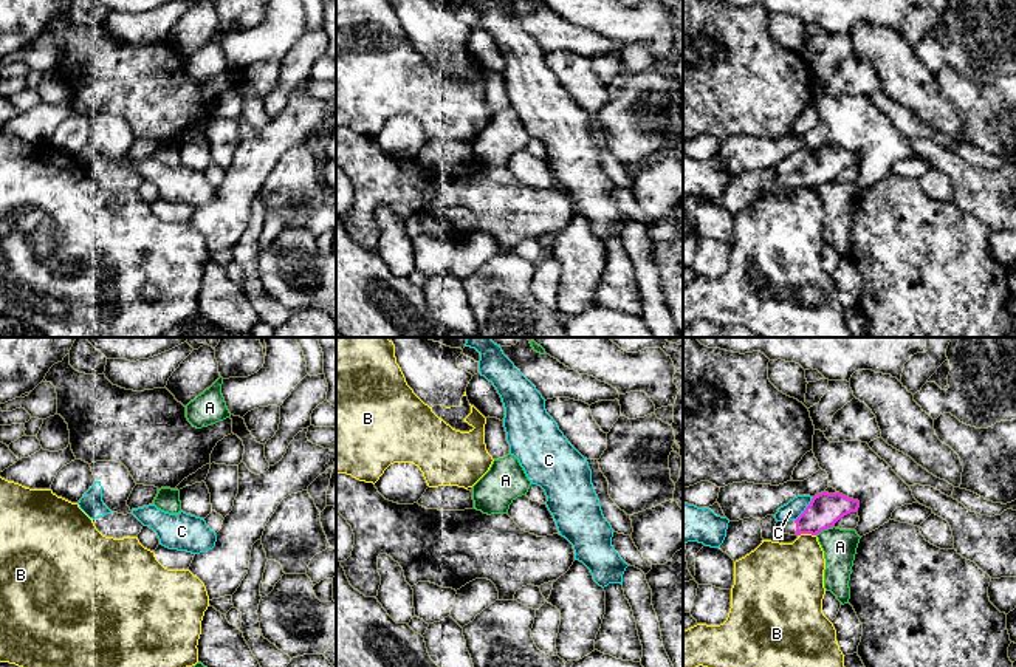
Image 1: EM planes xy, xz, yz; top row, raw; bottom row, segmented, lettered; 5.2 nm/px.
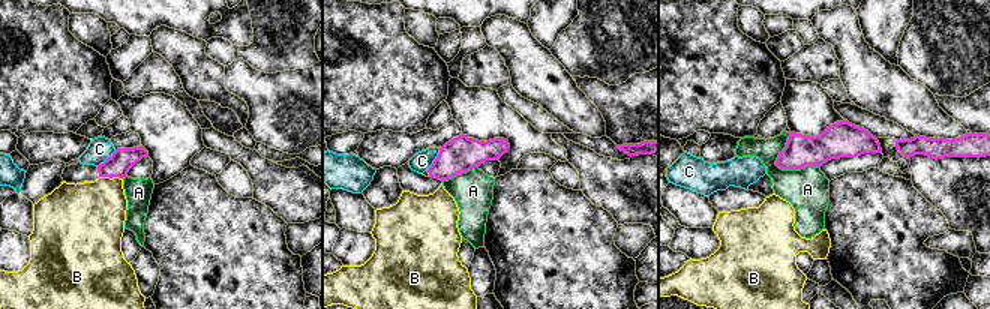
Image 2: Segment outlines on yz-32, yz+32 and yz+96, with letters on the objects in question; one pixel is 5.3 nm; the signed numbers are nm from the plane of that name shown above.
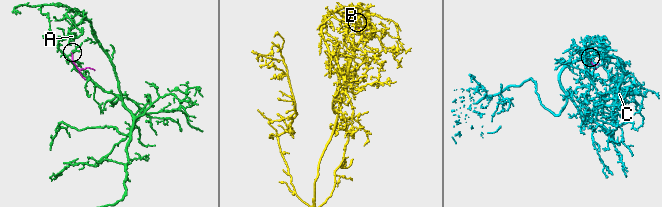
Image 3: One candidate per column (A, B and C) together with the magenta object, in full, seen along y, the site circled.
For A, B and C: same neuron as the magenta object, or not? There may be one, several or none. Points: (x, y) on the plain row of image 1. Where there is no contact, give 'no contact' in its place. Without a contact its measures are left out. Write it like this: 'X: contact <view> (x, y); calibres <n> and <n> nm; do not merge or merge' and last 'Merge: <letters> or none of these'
A: contact yz (824, 181); calibres 170 and 180 nm; do not merge
B: contact yz (806, 186); calibres 170 and 360 nm; do not merge
C: contact yz (806, 163); calibres 170 and 90 nm; do not merge
Merge: none of these

